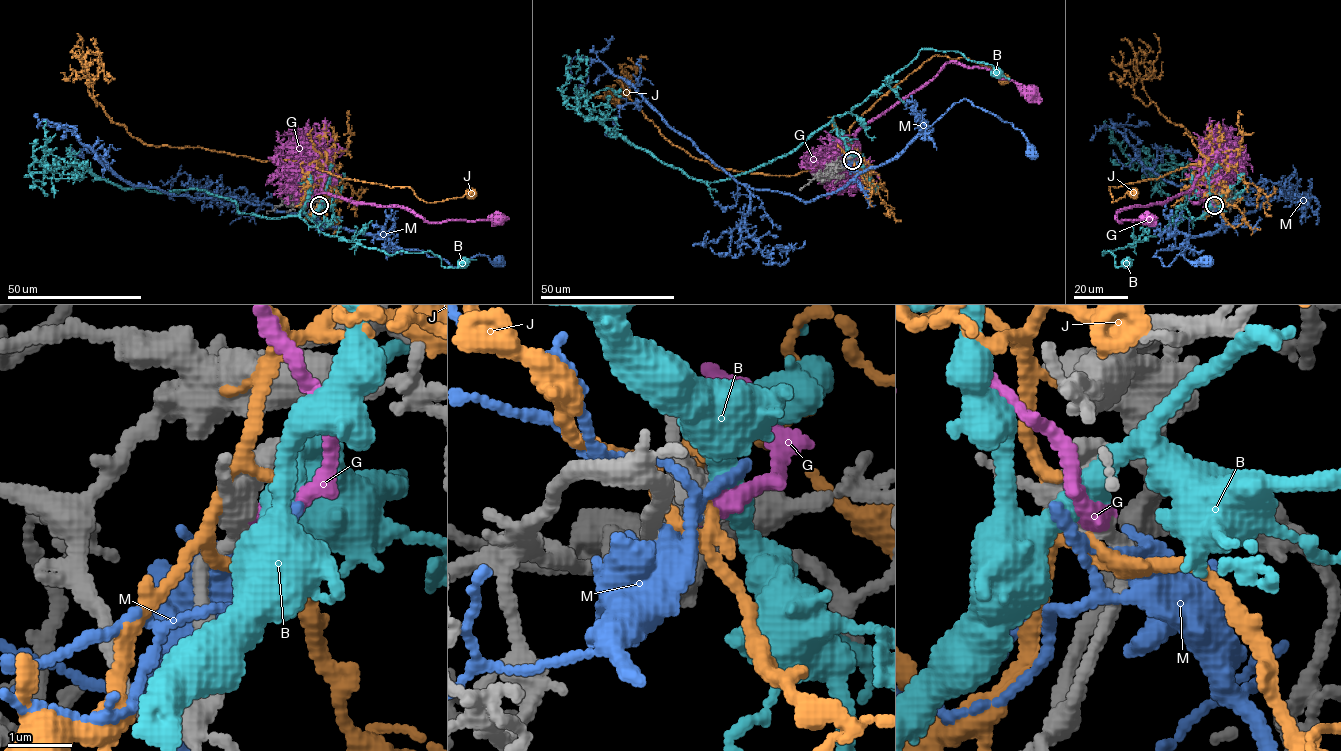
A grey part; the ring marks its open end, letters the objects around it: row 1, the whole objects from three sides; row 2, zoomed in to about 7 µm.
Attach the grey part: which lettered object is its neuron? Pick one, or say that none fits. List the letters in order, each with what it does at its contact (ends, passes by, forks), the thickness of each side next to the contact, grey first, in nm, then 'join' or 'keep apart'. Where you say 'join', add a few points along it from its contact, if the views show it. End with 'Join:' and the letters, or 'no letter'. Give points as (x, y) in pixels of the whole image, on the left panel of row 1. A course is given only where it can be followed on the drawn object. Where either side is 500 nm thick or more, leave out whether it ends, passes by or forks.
B: it passes by; 360 nm thick on the grey side, 400 nm on the other; keep apart
G: it ends there; 320 nm thick on the grey side, 360 nm on the other; join; it runs (319, 205), (322, 200), (318, 189), (322, 187), (324, 191), (354, 202), (410, 208), (426, 221), (498, 219)
J: it forks there; 320 nm thick on the grey side, 160 nm on the other; keep apart
M: it passes by; 240 nm thick on the grey side, 240 nm on the other; keep apart
Join: G

